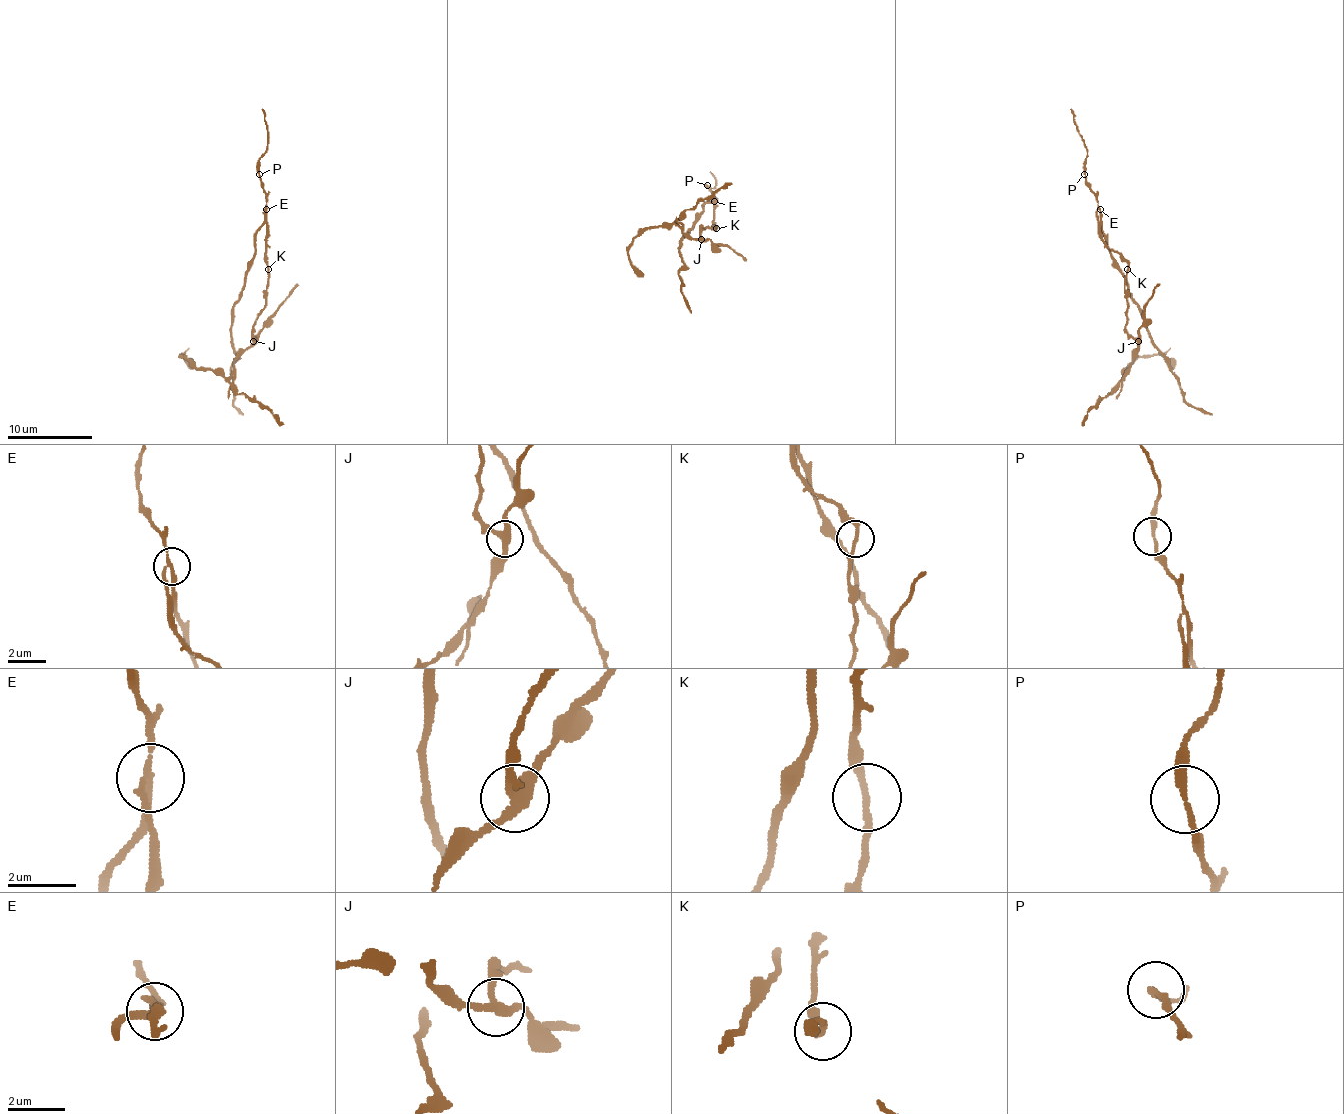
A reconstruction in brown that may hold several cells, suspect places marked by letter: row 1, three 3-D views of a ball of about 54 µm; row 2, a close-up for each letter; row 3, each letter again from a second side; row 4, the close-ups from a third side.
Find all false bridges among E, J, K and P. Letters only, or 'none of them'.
E, J

